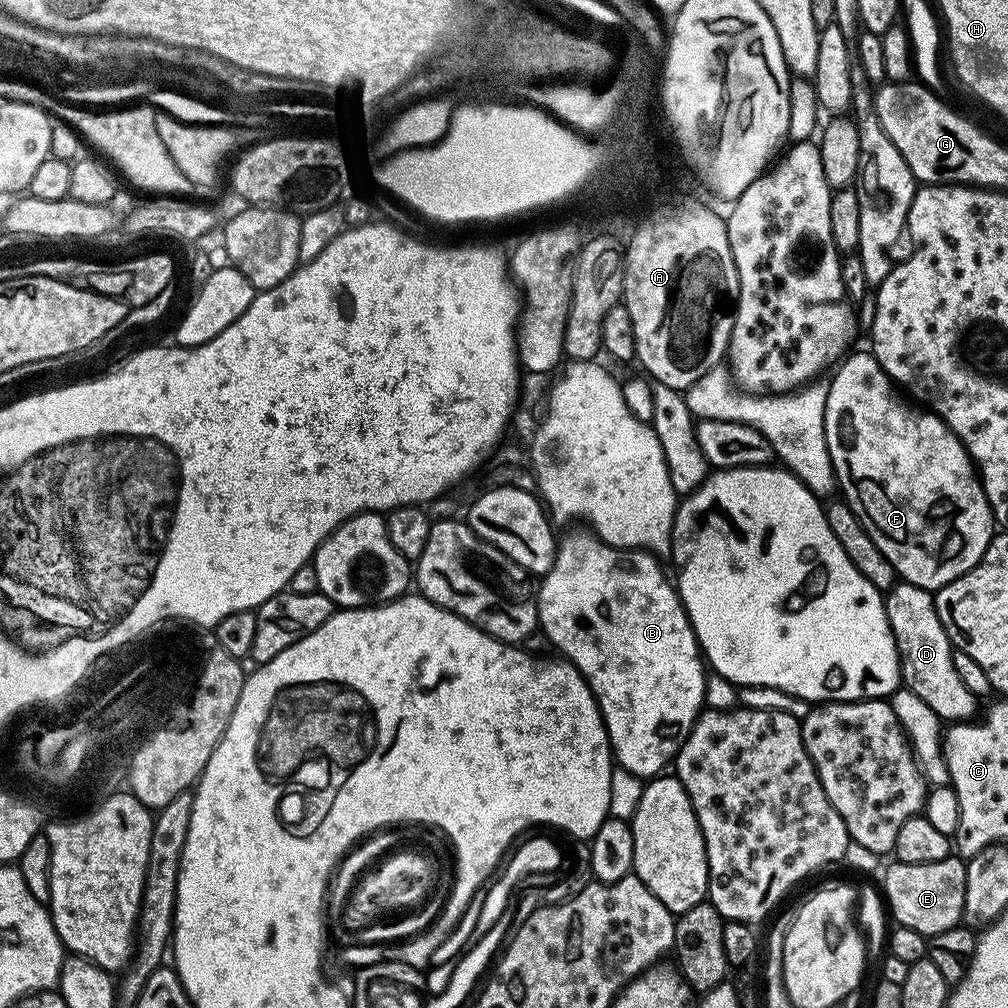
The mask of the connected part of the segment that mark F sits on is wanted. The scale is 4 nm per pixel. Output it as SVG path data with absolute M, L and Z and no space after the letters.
M871 351L854 352L845 355L839 361L838 367L835 369L837 372L833 374L832 380L830 379L828 384L829 396L826 398L826 414L824 415L826 446L830 450L830 458L836 471L836 483L839 491L841 493L844 491L844 496L842 496L843 503L847 504L848 509L856 515L858 522L862 522L862 526L866 530L866 534L874 542L874 546L878 546L878 550L882 550L882 554L886 554L886 558L894 566L896 575L901 581L929 590L941 588L954 578L966 574L966 570L970 570L975 566L982 558L986 546L991 542L994 535L992 508L988 504L988 499L984 493L984 486L978 475L978 469L973 464L968 451L964 449L962 441L944 425L943 420L935 412L925 410L923 407L909 402L901 395L897 385L884 373L882 366L872 356Z

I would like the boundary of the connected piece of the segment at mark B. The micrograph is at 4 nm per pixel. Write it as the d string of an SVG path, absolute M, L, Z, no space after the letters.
M591 531L572 532L568 537L559 541L556 549L556 557L550 566L550 570L544 573L538 584L536 593L536 619L539 631L548 635L547 643L569 664L576 667L584 676L585 682L596 696L596 705L600 713L604 715L604 725L608 731L608 743L612 746L612 755L615 763L624 768L630 774L641 778L655 778L665 771L664 768L673 763L676 753L684 744L684 740L690 734L697 716L700 715L704 704L704 691L708 688L708 680L704 677L706 672L706 661L700 651L700 643L688 620L688 611L684 609L684 603L680 601L680 593L674 587L673 581L664 573L664 568L659 559L651 552L639 550L624 551L618 548L611 548L604 544Z

